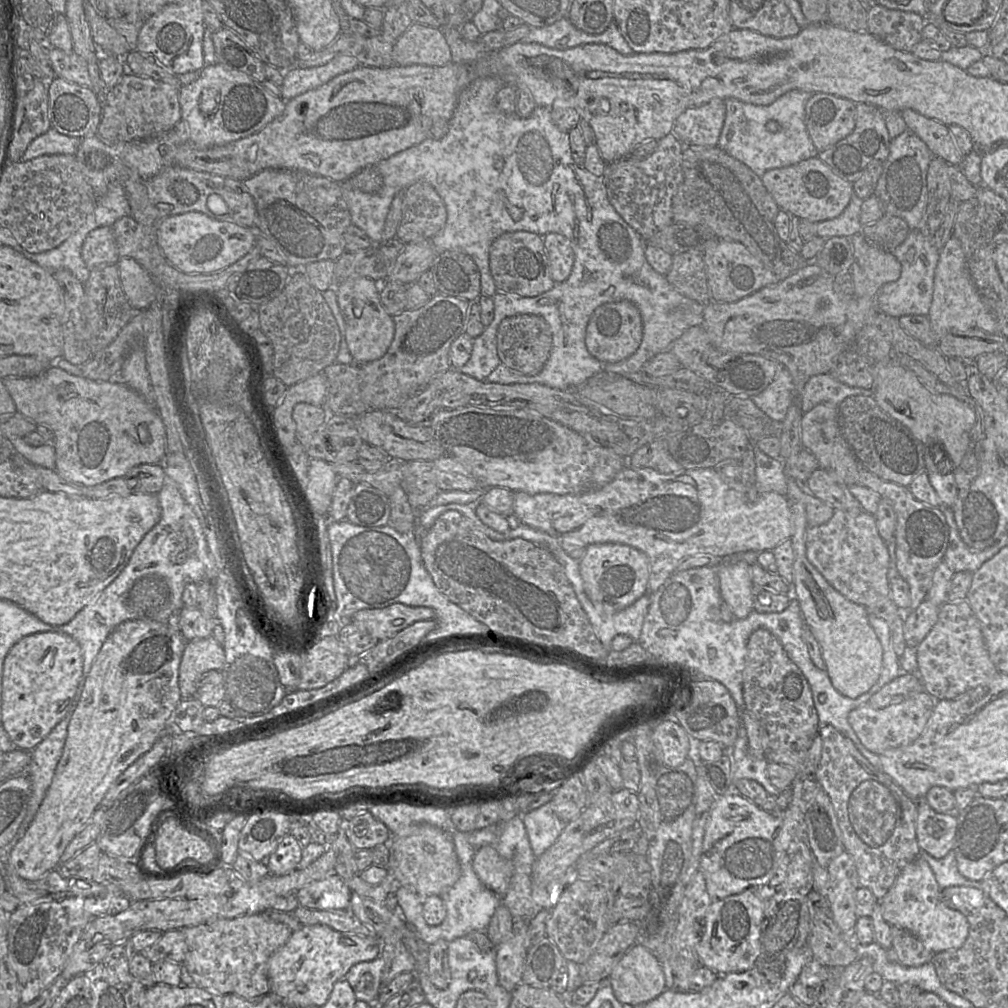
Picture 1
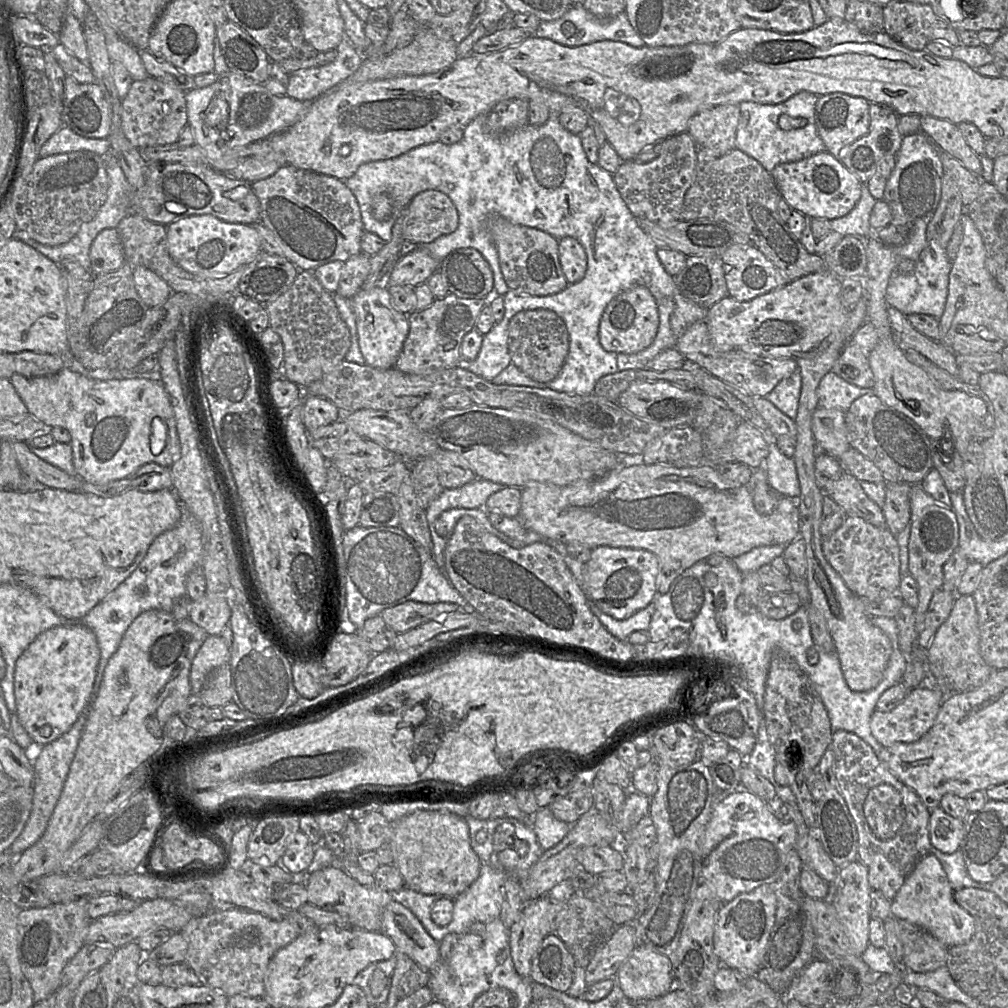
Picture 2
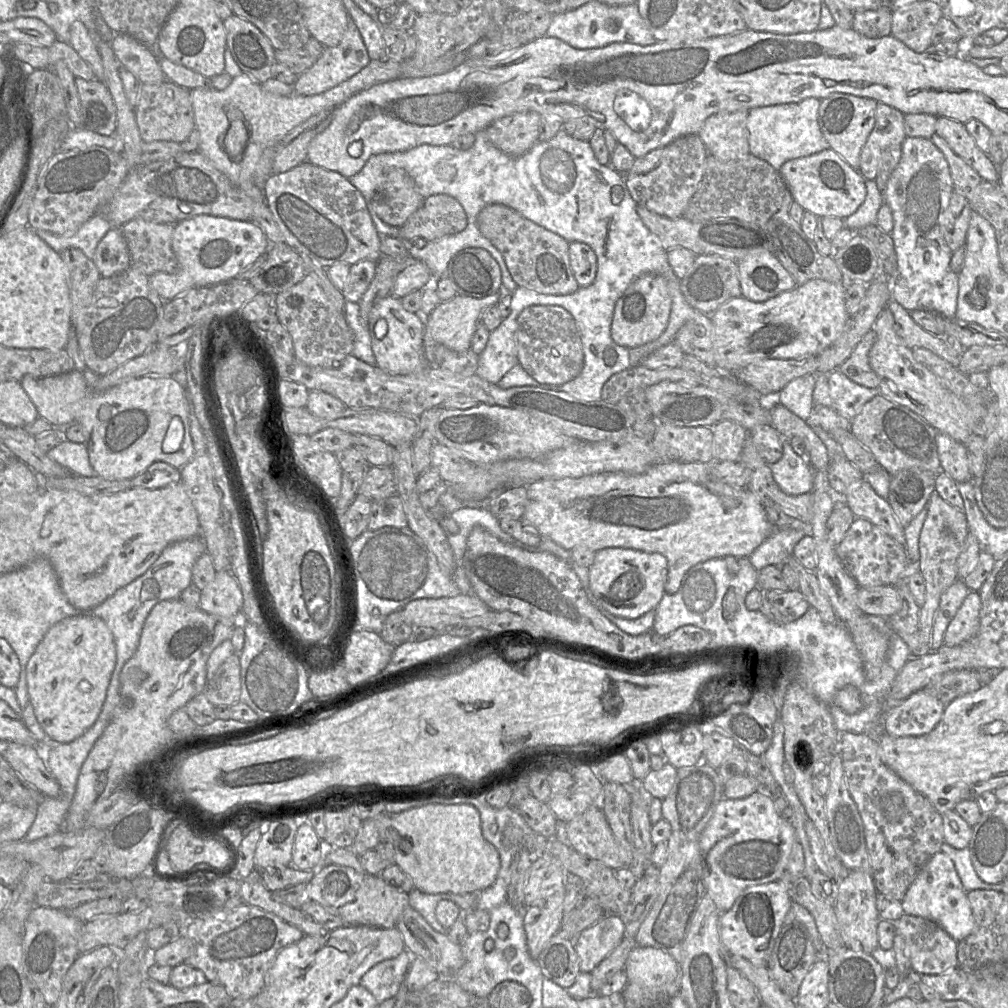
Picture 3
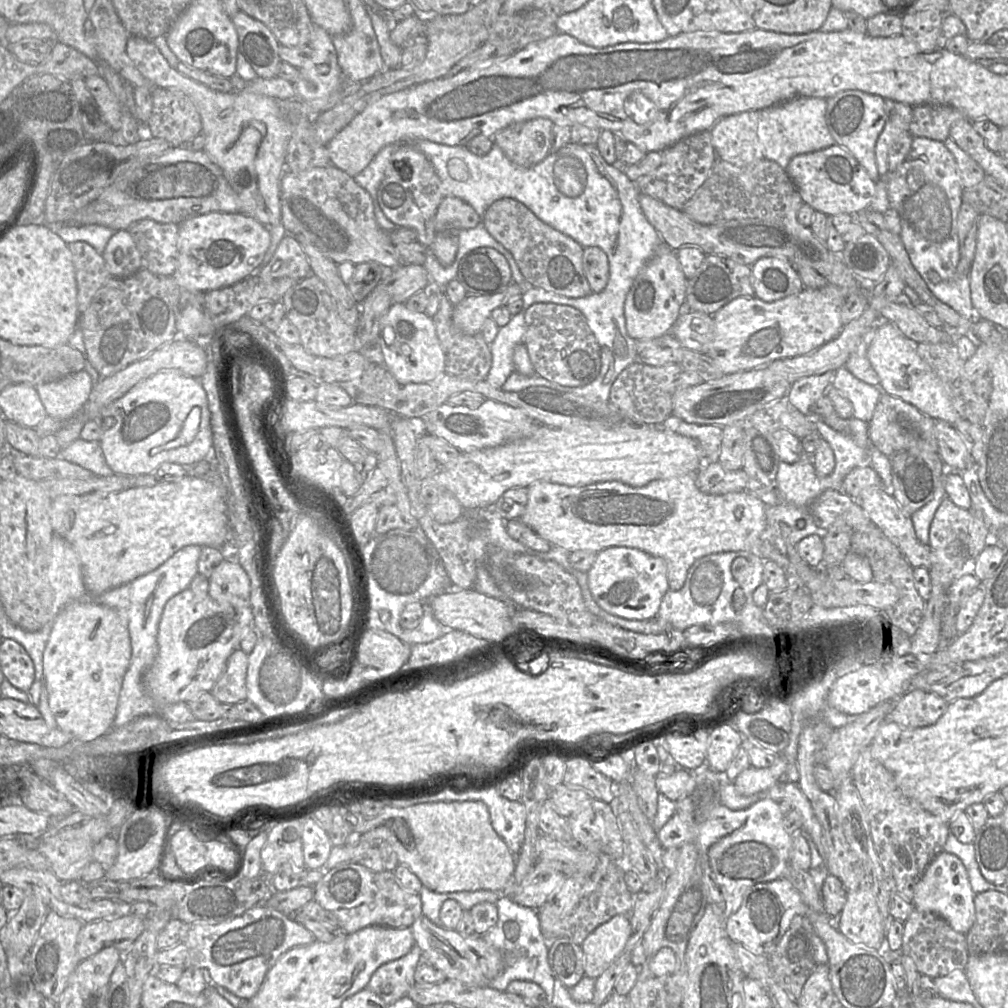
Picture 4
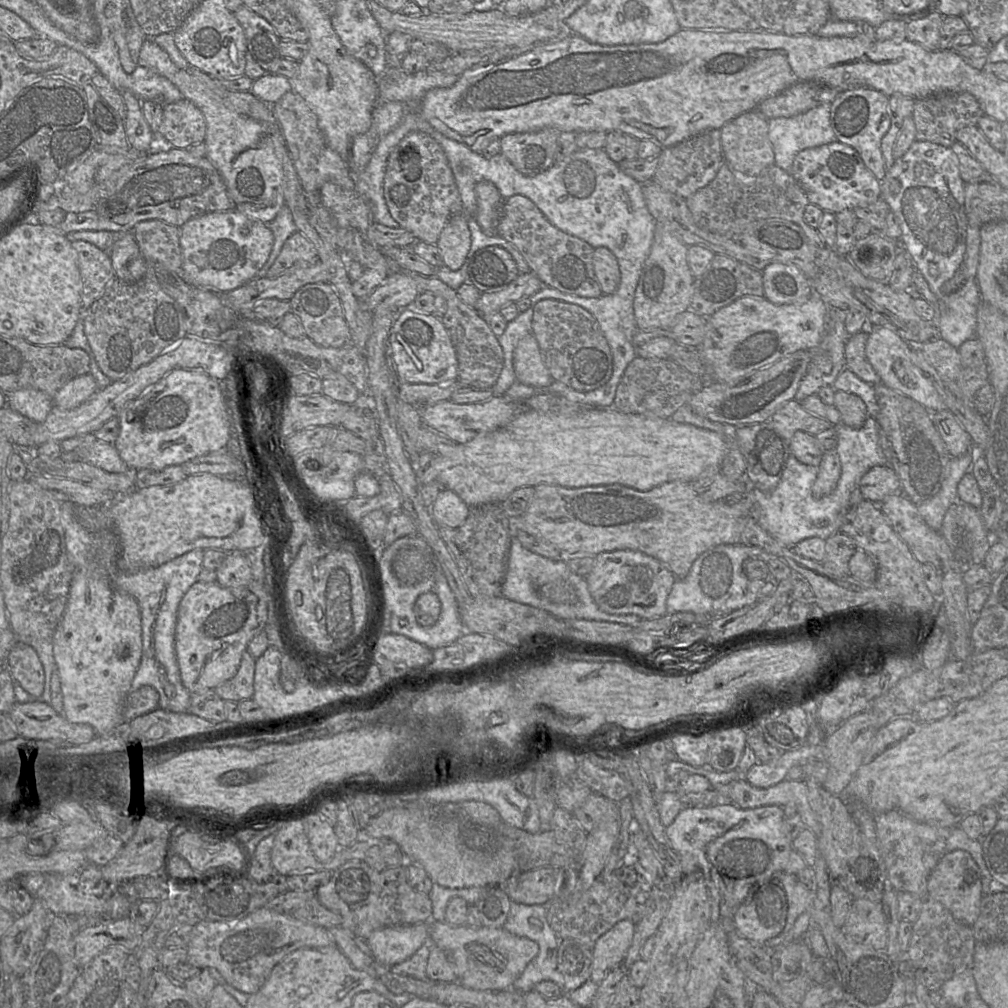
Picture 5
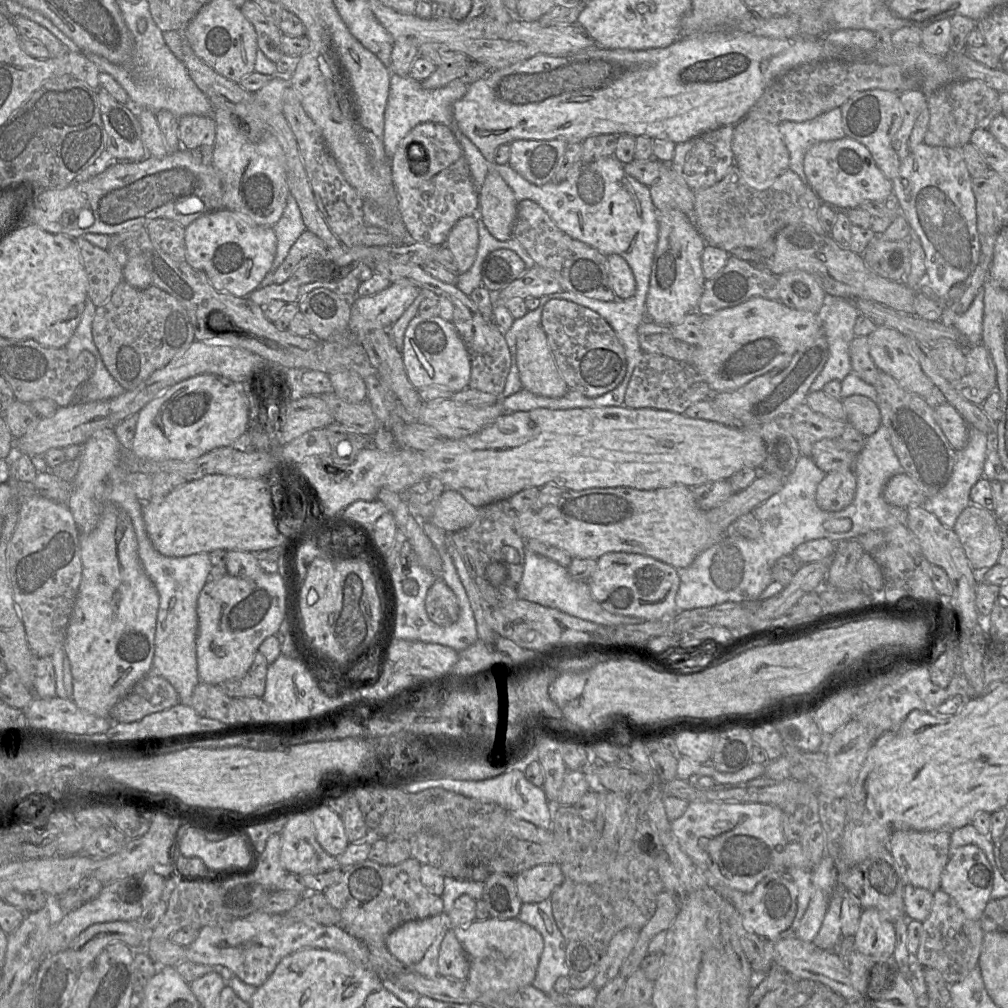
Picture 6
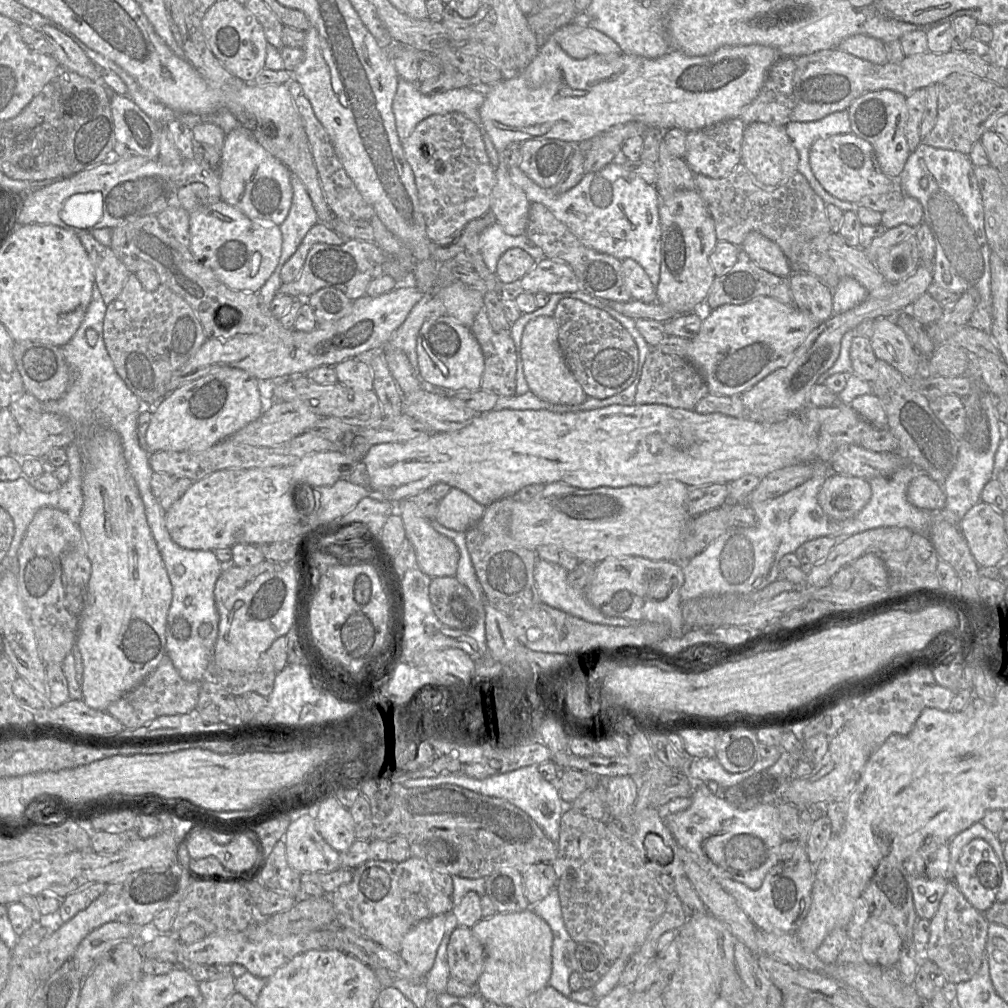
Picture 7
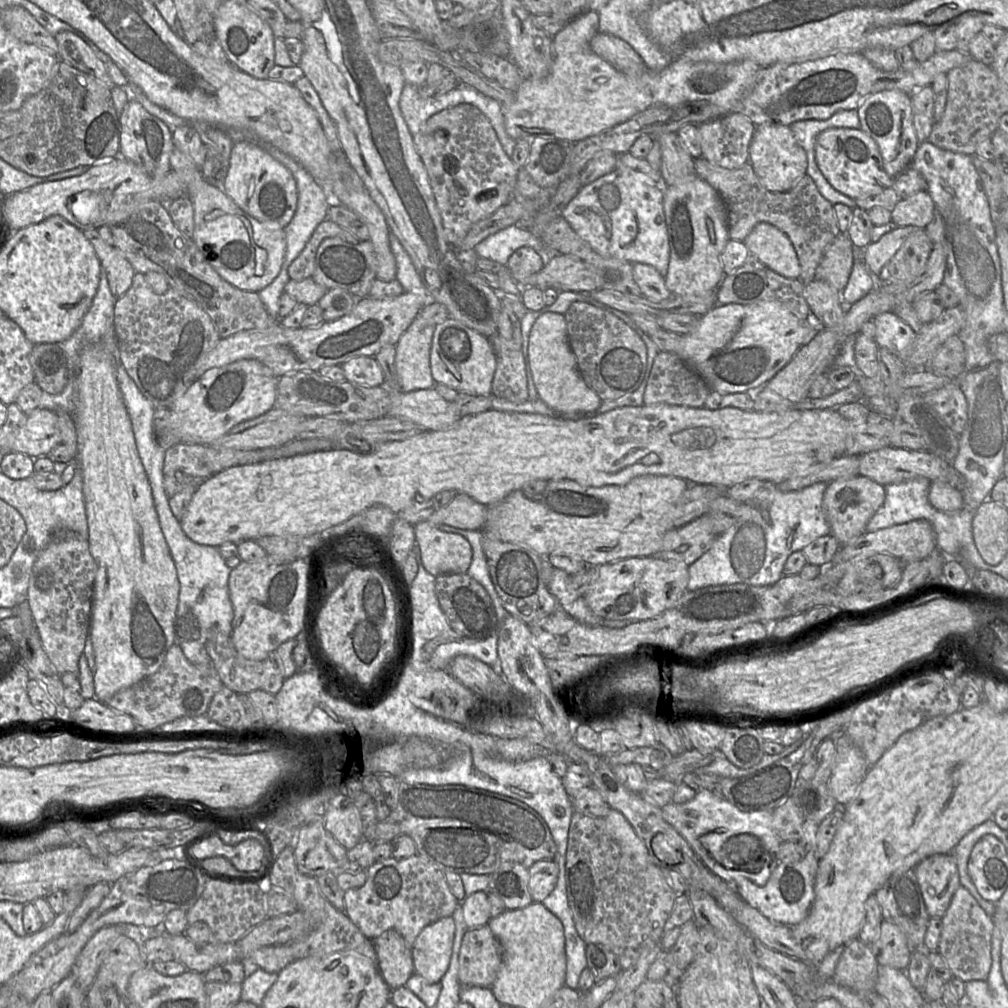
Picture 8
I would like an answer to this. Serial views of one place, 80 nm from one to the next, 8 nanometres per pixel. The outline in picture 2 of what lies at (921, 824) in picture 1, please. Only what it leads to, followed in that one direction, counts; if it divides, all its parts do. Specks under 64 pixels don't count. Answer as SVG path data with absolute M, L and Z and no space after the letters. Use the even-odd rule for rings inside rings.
M940 807L930 810L929 835L932 846L945 854L952 854L960 849L963 839L963 821Z

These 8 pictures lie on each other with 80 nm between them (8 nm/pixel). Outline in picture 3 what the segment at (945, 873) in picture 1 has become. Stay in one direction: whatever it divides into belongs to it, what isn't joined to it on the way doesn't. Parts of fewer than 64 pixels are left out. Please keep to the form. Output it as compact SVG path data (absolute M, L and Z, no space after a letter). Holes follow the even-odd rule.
M943 843L940 852L949 856L953 861L962 886L966 892L973 890L993 891L993 884L983 882L975 872L968 847L956 849L947 843Z

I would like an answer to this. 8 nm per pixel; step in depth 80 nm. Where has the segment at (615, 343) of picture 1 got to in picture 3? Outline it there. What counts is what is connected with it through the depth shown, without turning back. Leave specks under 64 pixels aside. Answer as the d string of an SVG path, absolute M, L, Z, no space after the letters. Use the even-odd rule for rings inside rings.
M653 273L636 278L615 304L611 324L612 339L628 349L656 340L667 327L671 306L672 299L665 278Z

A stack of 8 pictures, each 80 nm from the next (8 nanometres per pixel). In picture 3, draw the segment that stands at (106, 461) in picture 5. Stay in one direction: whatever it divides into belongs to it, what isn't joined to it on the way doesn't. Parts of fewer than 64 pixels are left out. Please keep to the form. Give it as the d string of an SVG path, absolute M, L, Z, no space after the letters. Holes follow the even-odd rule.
M64 439L48 451L46 456L65 467L74 475L86 477L95 475L89 461L88 446L86 443L76 443Z

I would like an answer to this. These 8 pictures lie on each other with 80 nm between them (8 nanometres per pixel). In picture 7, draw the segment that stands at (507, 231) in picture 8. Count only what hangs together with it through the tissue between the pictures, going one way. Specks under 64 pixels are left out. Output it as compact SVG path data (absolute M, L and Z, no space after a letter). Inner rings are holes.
M497 223L488 226L480 234L479 250L485 265L492 273L495 273L497 262L501 255L514 247L525 250L536 261L545 258L542 249L537 247L525 234L518 236L508 235Z

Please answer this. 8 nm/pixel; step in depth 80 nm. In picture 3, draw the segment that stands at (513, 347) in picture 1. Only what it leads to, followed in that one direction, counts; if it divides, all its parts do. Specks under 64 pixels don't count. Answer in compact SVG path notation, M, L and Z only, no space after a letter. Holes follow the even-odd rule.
M532 305L517 318L515 333L518 364L542 384L561 385L575 379L582 371L582 342L573 316L555 305Z

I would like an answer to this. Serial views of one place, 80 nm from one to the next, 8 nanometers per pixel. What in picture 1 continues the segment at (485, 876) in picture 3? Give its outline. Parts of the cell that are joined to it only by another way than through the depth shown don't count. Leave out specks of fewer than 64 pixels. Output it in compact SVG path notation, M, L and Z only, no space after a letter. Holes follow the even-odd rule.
M430 824L411 825L393 834L389 842L388 869L398 886L405 886L422 897L440 896L451 888L461 876L461 866L451 833Z

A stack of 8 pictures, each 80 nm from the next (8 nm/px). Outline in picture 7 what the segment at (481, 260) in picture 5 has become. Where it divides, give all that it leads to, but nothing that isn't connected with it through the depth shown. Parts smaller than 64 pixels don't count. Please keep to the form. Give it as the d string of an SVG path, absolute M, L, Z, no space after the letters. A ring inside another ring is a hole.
M511 248L499 258L495 275L501 285L507 285L525 276L537 261L521 248Z

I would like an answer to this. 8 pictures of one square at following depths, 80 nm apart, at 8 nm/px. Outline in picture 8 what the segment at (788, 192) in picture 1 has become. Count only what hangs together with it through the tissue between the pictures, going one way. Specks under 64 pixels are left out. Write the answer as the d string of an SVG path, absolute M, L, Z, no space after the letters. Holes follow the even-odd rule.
M831 128L821 132L815 142L815 159L826 180L853 200L879 194L893 185L894 178L884 170L876 142L860 129Z

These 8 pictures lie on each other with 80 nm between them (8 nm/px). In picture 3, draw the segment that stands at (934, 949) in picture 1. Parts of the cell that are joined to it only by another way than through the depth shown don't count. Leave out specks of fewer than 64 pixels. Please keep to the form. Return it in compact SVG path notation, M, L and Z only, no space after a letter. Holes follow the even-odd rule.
M942 852L933 855L922 867L901 902L904 914L936 922L956 942L969 936L975 928L967 892L962 886L953 861Z

